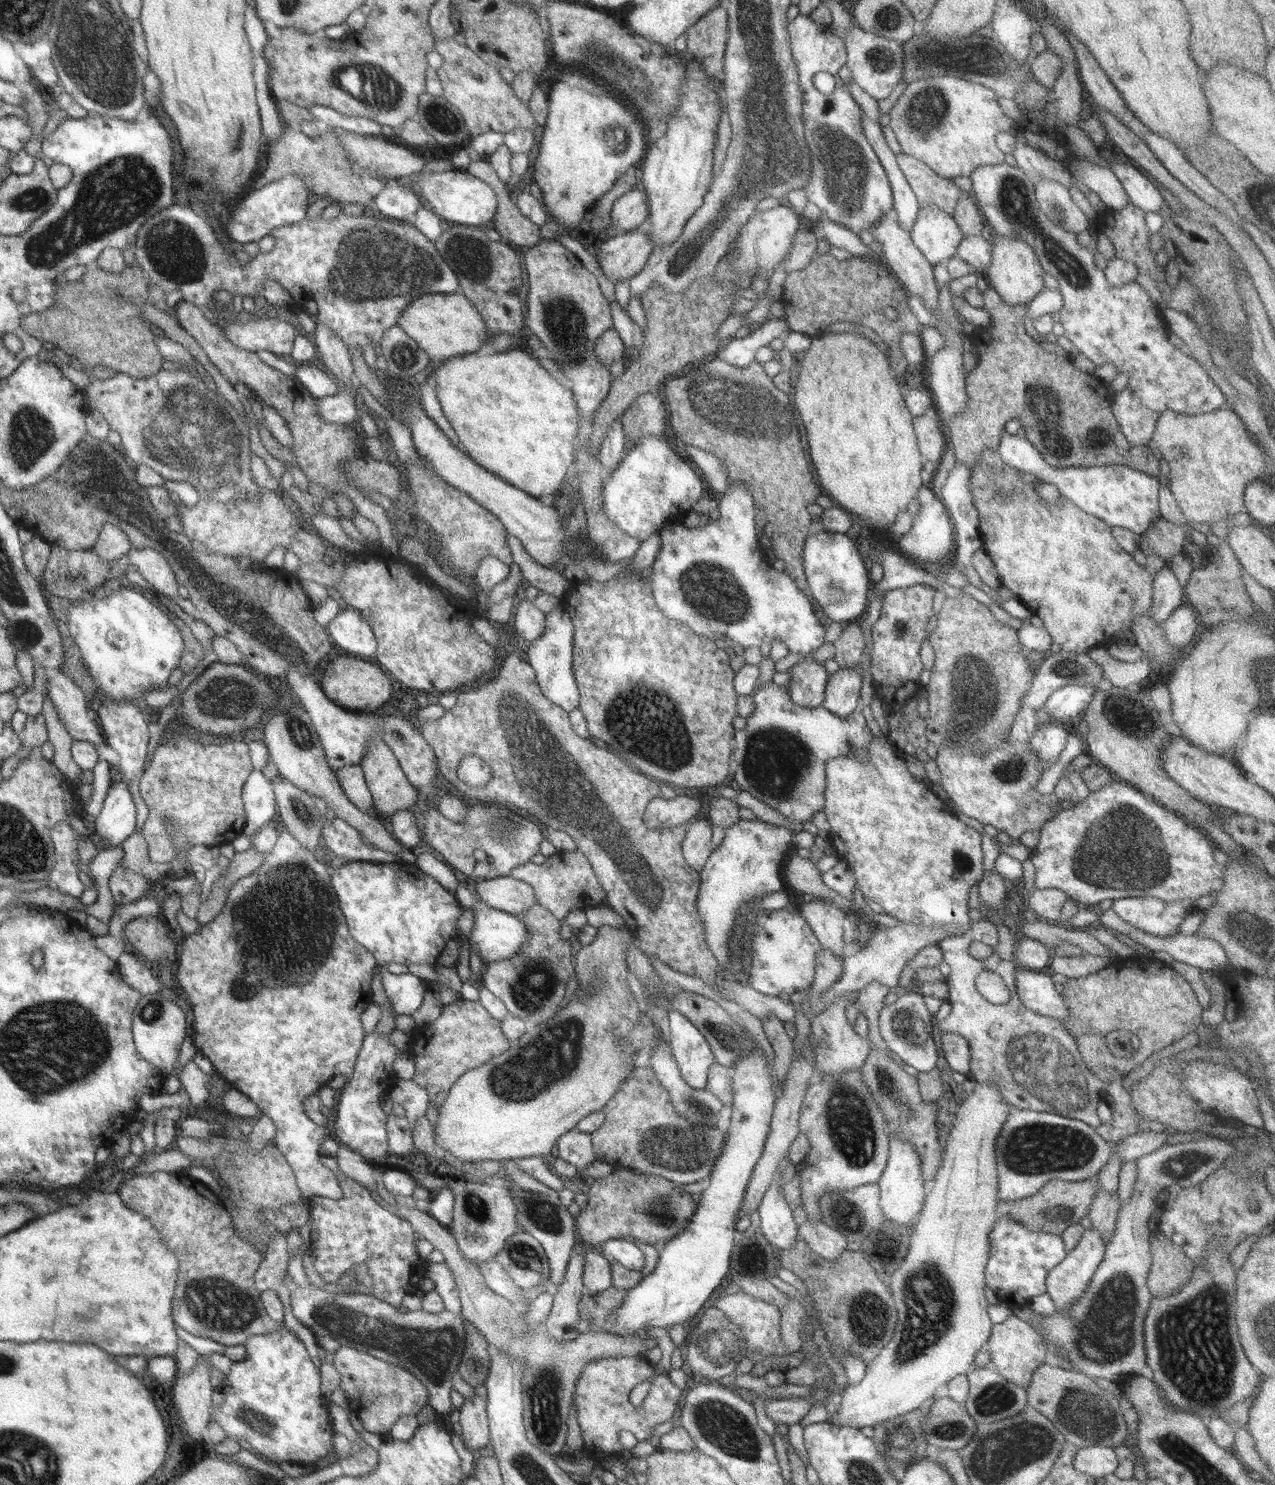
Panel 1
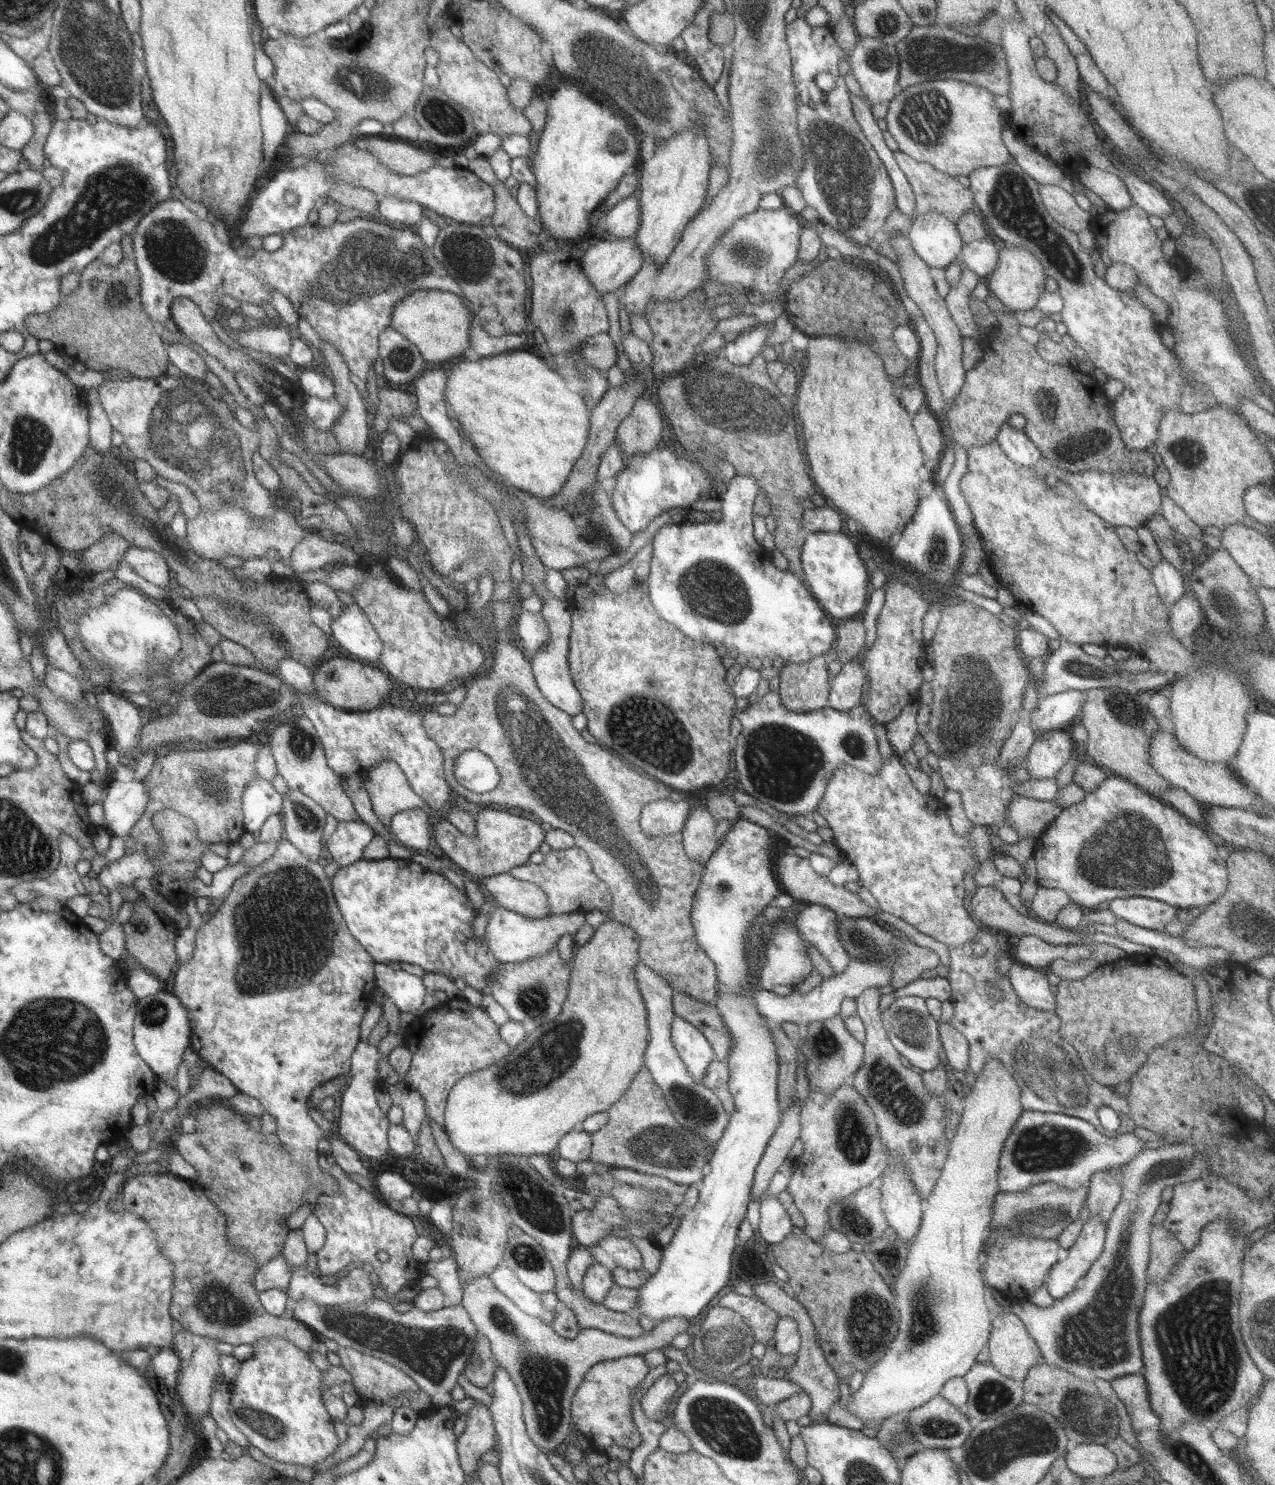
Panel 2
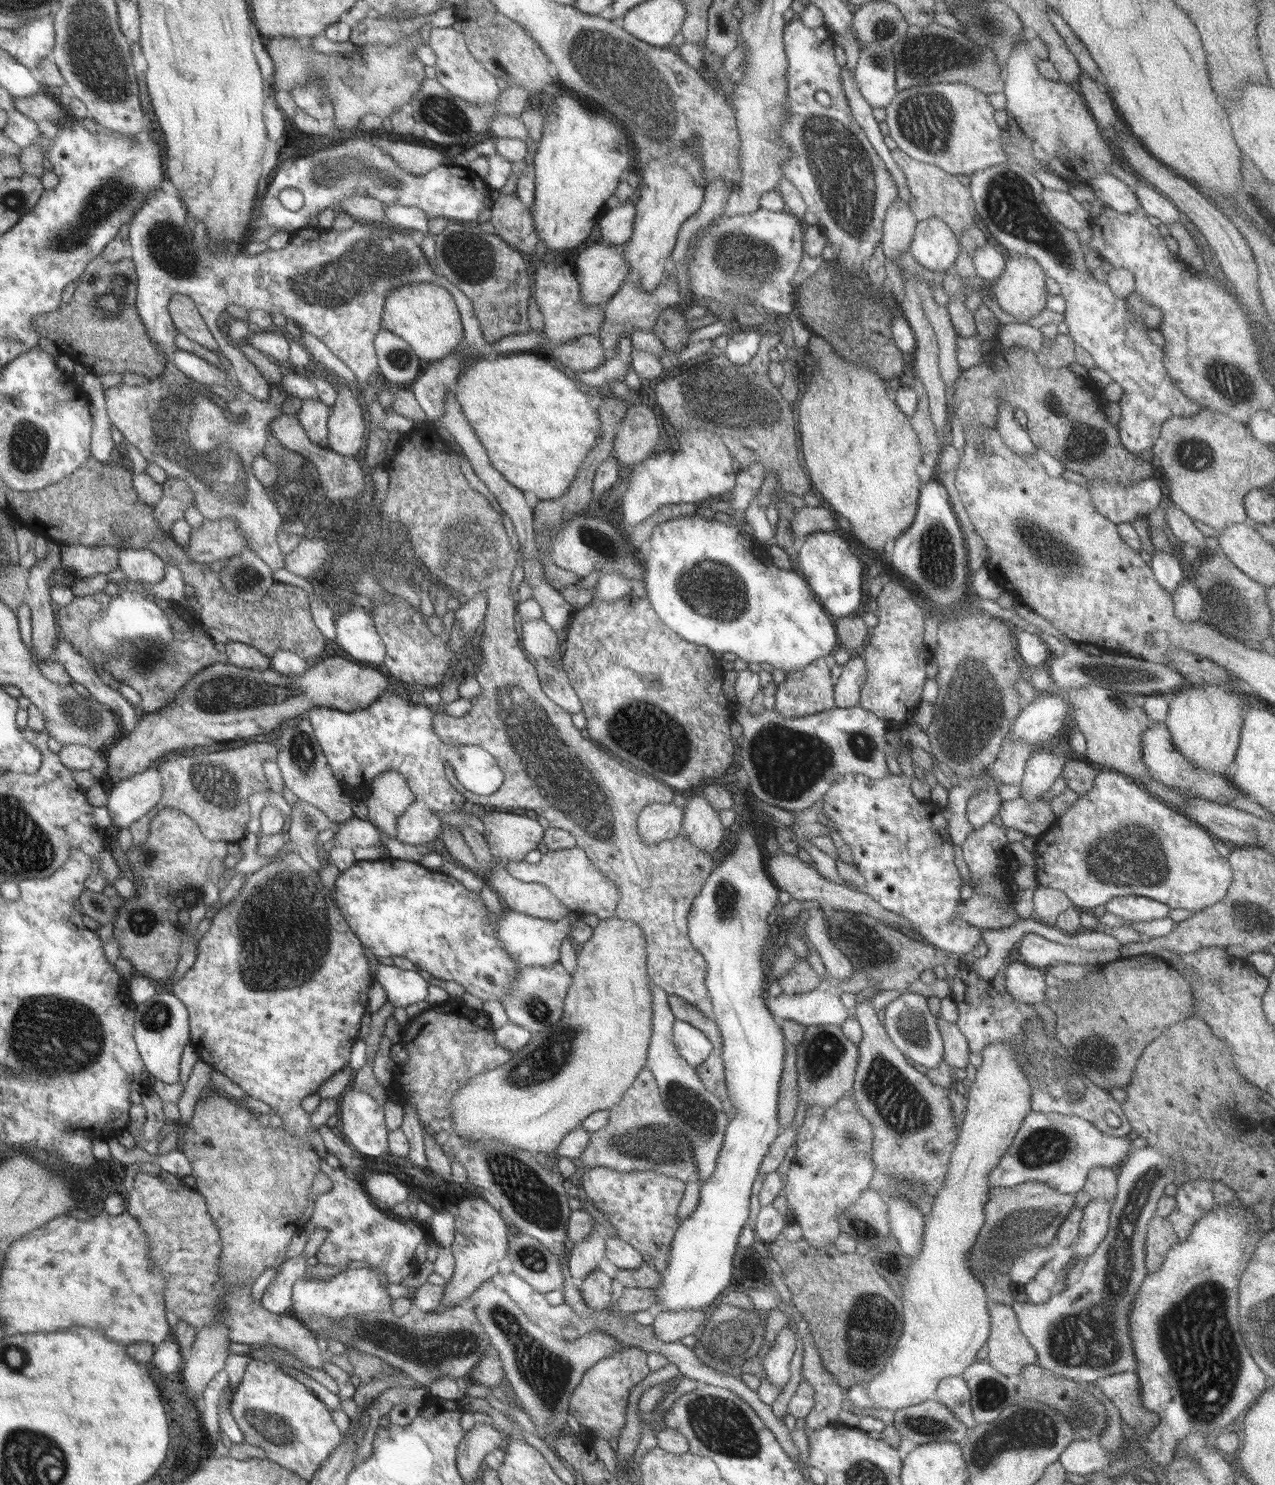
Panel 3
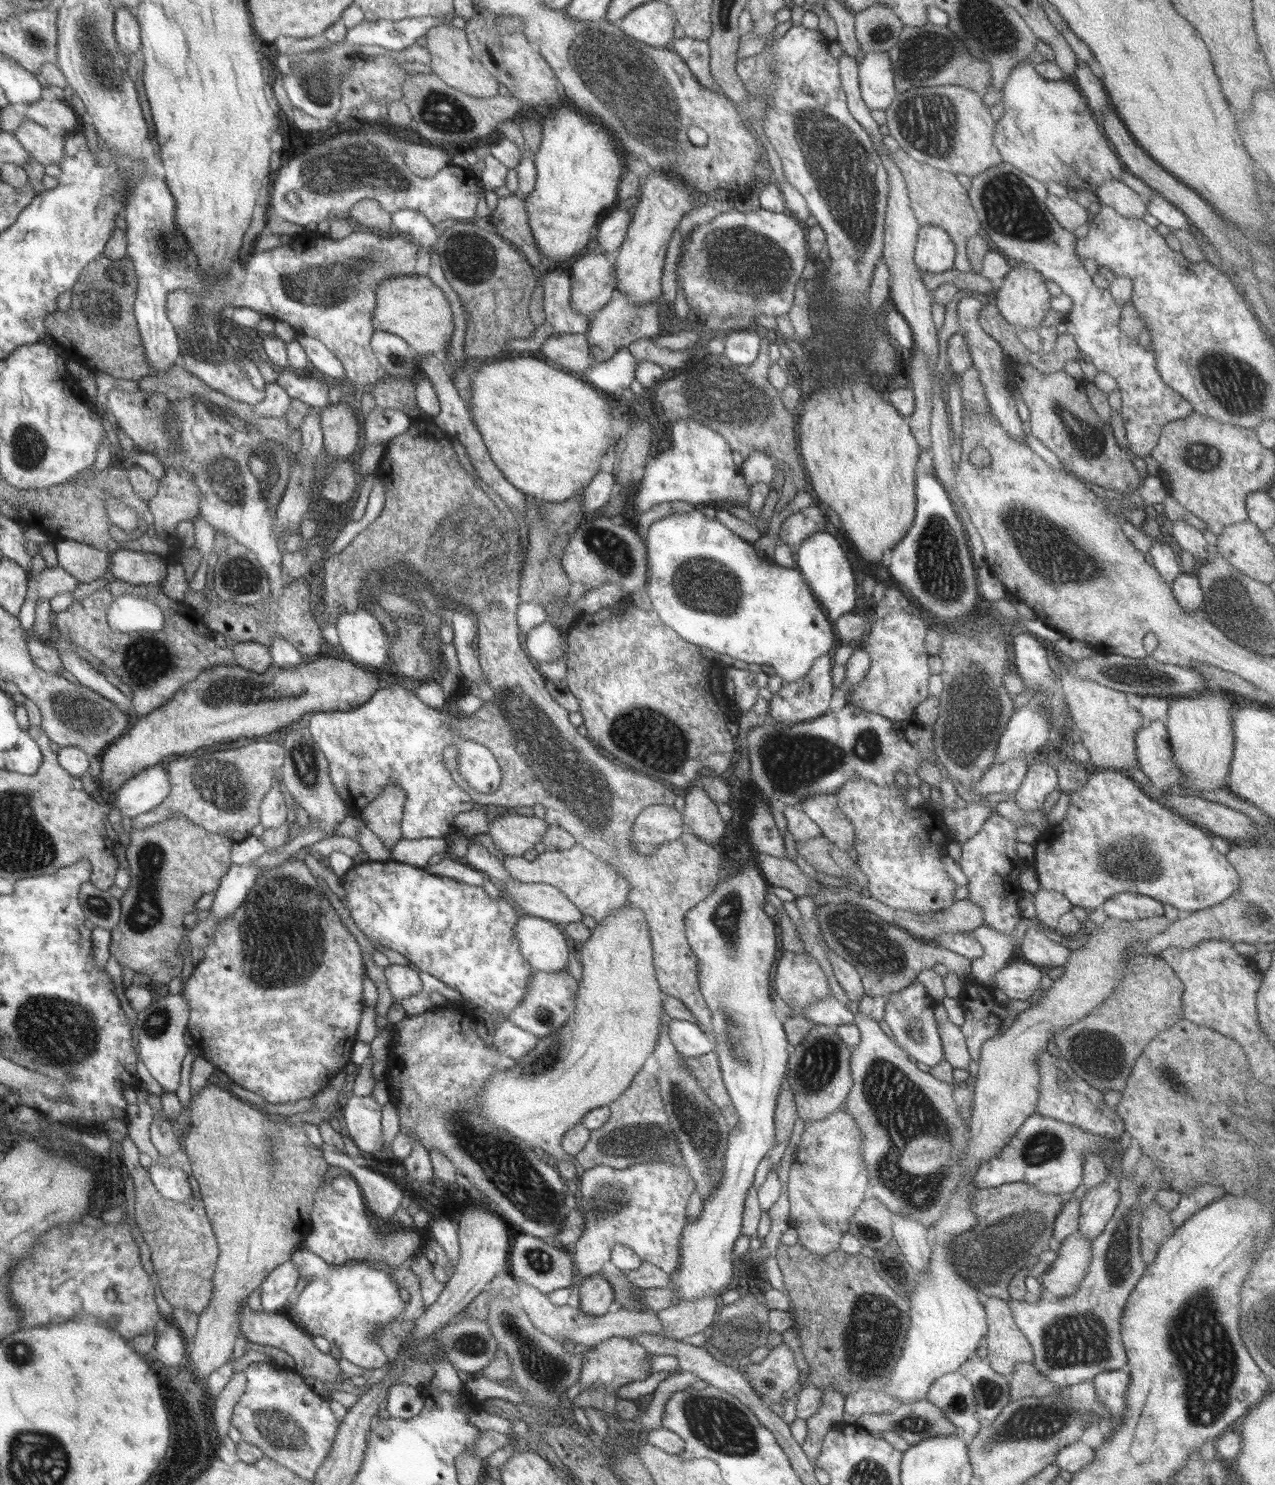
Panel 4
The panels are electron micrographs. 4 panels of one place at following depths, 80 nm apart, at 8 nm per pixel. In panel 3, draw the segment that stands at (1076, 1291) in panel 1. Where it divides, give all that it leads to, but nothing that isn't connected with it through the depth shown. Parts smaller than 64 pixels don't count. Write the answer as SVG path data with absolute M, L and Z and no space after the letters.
M1106 1199L1088 1201L1083 1208L1081 1228L1078 1239L1070 1246L1072 1258L1064 1268L1056 1274L1052 1294L1057 1295L1076 1278L1078 1269L1082 1268L1084 1258L1094 1253L1100 1242L1106 1238L1109 1230L1109 1216L1114 1202Z

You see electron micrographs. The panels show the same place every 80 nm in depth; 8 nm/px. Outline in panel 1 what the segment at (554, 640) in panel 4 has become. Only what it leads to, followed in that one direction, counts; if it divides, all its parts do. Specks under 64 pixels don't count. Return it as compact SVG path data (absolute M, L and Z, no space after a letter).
M523 599L516 608L513 633L517 633L518 641L526 647L538 640L546 630L545 612L533 605L530 599Z

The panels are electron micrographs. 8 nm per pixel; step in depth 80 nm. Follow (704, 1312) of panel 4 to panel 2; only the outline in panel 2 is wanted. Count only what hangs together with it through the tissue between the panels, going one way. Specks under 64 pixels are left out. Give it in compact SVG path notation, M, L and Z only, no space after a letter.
M480 1276L462 1282L461 1306L479 1334L490 1342L498 1367L506 1370L520 1393L523 1419L529 1437L542 1449L559 1452L562 1444L571 1439L571 1398L589 1369L605 1360L623 1356L644 1355L649 1350L671 1344L677 1334L688 1332L690 1320L670 1318L660 1321L651 1331L638 1338L622 1338L596 1329L582 1329L573 1339L565 1339L540 1319L528 1316L508 1296L496 1289L492 1280Z

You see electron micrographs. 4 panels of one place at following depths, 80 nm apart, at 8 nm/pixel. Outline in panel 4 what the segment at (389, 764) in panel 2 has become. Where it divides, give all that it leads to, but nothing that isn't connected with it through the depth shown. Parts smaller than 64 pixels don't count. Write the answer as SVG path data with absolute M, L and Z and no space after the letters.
M390 783L360 812L366 827L378 836L389 851L402 840L401 821L405 800L406 793L398 787L398 783Z

